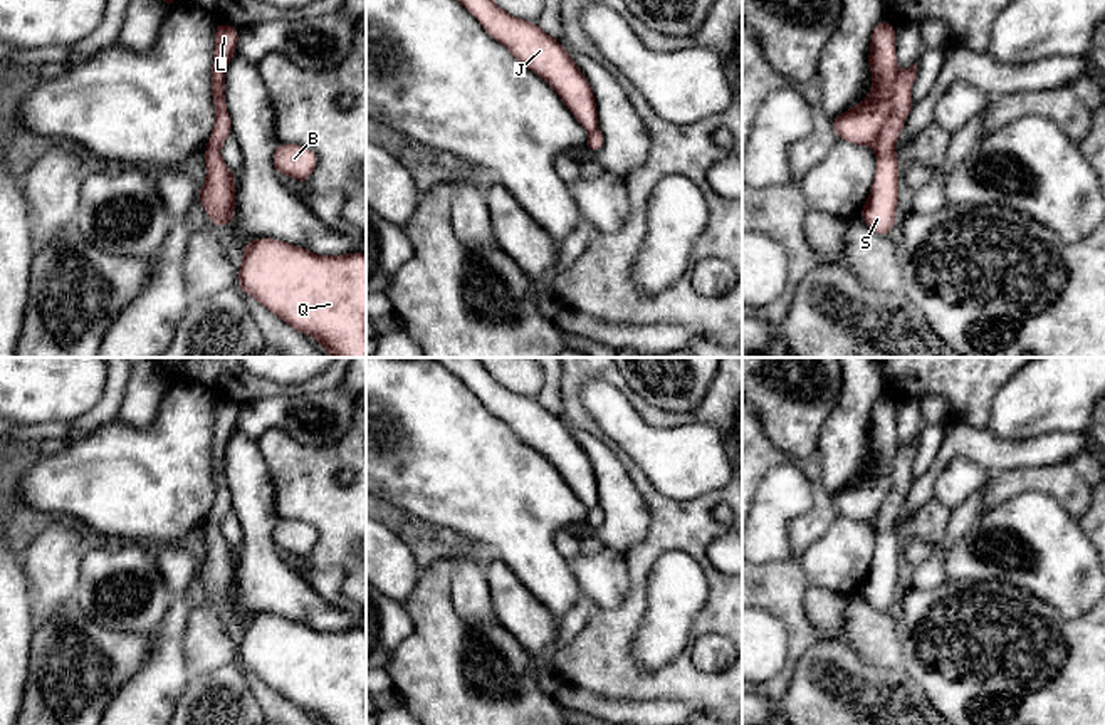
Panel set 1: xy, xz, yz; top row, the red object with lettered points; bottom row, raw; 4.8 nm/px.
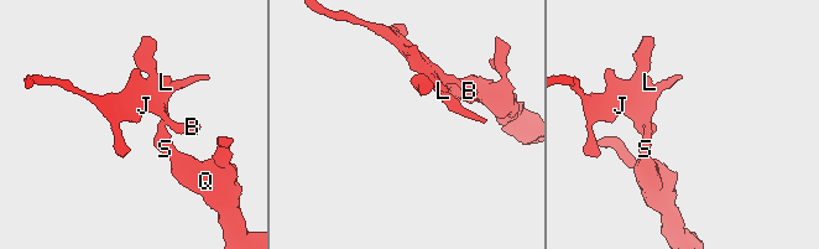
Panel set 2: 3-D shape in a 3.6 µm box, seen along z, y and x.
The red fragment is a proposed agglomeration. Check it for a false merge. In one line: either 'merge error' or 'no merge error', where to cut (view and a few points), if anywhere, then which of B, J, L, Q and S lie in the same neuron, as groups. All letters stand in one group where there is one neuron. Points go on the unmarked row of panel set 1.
merge error | yz (897, 447), (892, 484), (874, 524) | B J L / Q S

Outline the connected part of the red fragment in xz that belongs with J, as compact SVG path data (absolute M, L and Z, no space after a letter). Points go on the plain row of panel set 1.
M477 357L432 359L460 378L517 438L544 455L586 507L598 505L593 465L559 416L547 411L536 398L507 389Z

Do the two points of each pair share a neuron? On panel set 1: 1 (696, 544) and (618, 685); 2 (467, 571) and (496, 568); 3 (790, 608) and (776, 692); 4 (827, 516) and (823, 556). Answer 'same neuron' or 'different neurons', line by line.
1: same neuron
2: different neurons
3: same neuron
4: different neurons

